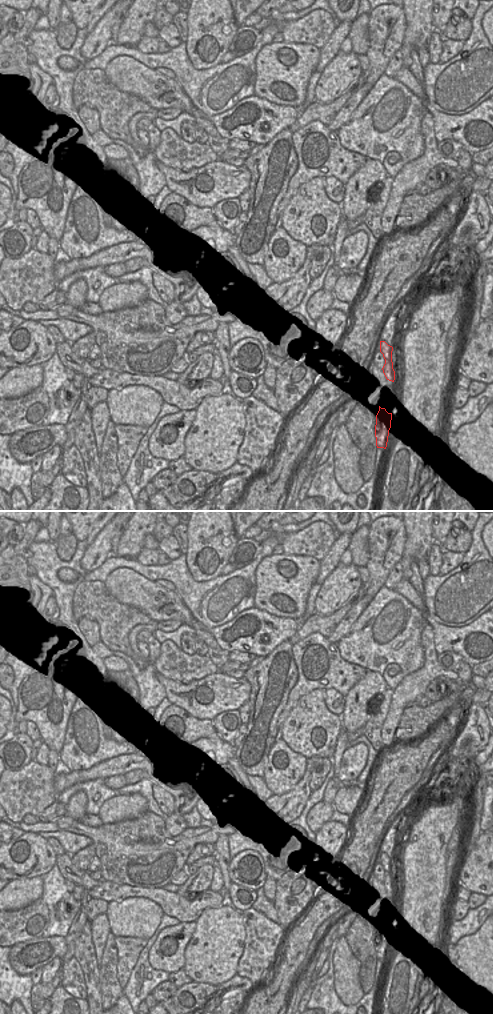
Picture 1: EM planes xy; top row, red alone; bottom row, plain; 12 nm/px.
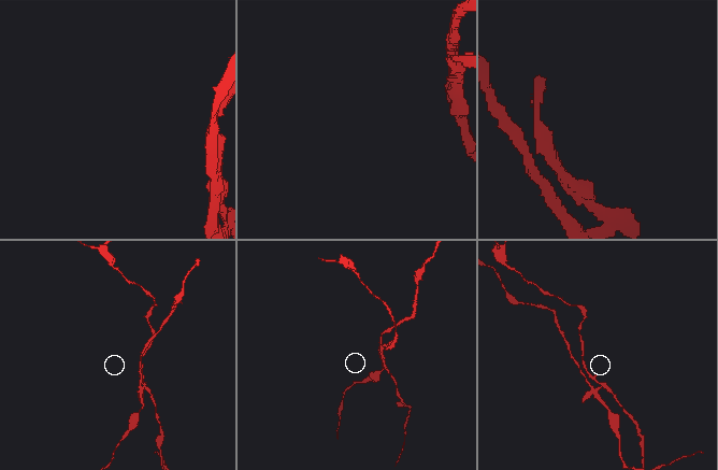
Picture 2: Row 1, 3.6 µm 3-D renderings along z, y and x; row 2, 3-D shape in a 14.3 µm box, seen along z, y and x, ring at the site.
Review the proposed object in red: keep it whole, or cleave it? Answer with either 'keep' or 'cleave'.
cleave

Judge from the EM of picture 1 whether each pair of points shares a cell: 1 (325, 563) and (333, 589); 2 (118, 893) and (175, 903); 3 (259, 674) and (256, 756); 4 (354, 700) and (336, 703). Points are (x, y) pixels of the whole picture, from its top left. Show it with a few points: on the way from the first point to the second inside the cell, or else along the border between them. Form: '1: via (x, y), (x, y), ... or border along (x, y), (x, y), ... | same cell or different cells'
1: border along (339, 563), (320, 584) | different cells
2: via (132, 892), (148, 892), (161, 896) | same cell
3: via (260, 694), (260, 726), (258, 736) | same cell
4: border along (345, 697), (343, 712), (340, 715) | different cells

